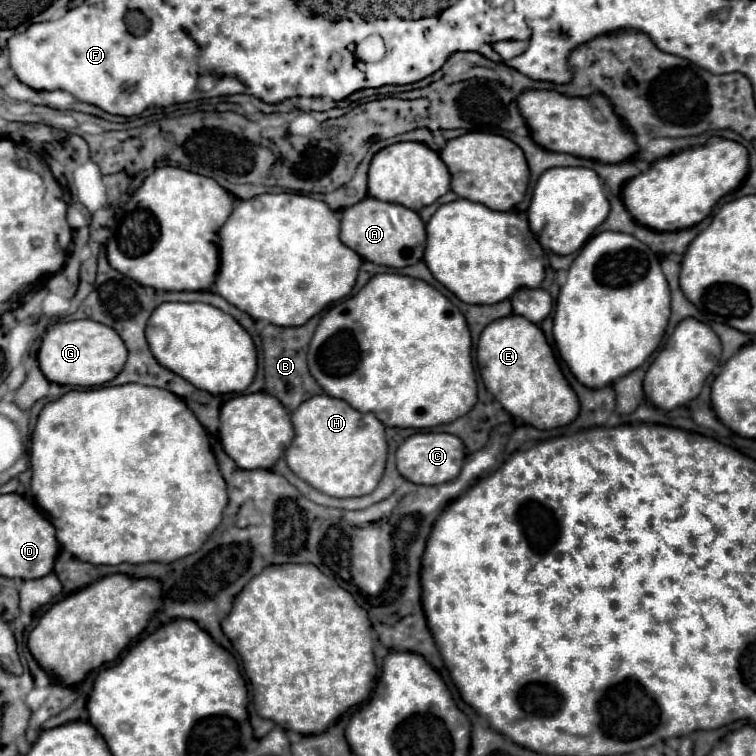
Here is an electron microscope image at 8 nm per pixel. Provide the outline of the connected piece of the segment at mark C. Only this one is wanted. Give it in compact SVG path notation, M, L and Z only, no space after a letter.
M419 432L419 434L409 436L397 448L395 458L397 458L397 470L409 482L413 482L413 484L443 484L443 482L453 480L459 474L459 470L463 466L463 458L465 458L465 446L453 434Z

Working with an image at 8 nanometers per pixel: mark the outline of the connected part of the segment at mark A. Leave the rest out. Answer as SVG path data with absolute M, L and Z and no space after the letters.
M367 196L341 212L341 242L369 262L389 268L405 268L423 258L425 224L415 210Z

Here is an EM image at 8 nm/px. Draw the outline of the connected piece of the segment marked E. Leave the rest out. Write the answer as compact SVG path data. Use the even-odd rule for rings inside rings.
M511 314L491 322L479 338L477 368L485 388L503 408L539 430L567 426L579 414L579 398L569 386L543 330L527 318Z

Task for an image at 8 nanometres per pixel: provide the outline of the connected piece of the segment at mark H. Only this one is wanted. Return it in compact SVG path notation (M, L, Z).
M327 394L305 400L293 414L295 438L285 450L287 466L315 490L335 498L371 494L385 470L387 440L385 426L375 414L363 414L345 400Z

